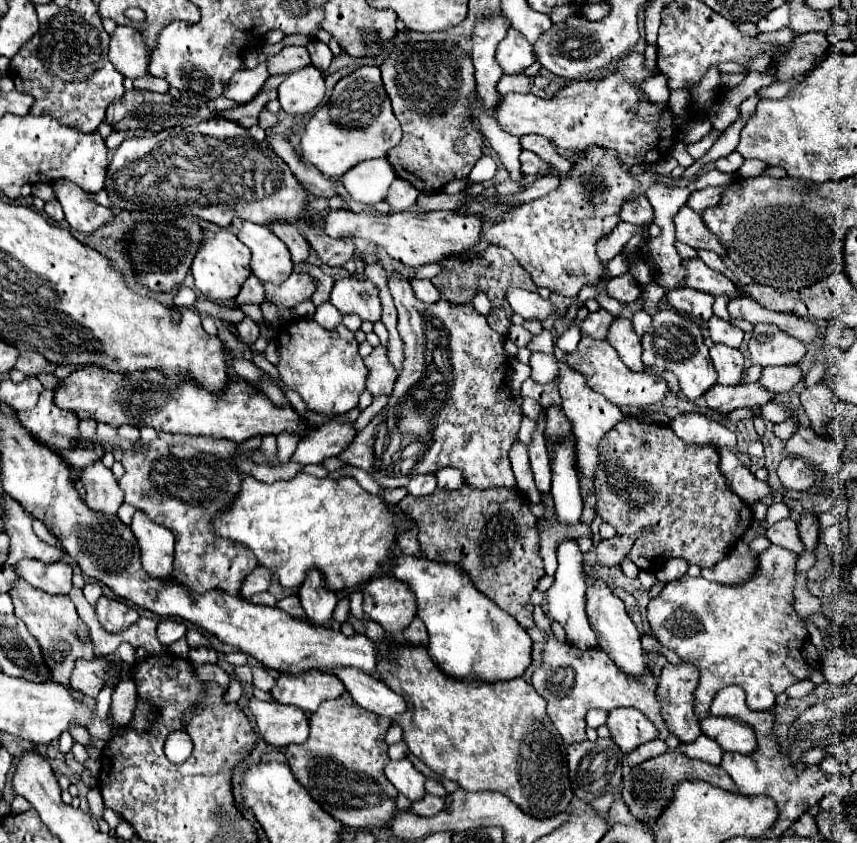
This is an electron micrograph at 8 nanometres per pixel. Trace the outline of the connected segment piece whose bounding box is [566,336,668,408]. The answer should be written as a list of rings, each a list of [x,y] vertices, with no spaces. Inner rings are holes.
[[[582,336],[578,348],[566,354],[566,362],[586,378],[586,384],[602,394],[606,400],[616,404],[618,408],[644,408],[658,404],[668,394],[668,384],[656,374],[650,372],[632,372],[616,354],[616,350],[606,340],[594,340],[590,336]]]

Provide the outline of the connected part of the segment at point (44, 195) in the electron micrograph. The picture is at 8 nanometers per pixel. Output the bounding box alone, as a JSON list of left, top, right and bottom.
[32,184,54,202]

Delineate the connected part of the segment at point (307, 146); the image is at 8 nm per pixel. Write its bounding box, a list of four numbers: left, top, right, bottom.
[302,66,402,176]

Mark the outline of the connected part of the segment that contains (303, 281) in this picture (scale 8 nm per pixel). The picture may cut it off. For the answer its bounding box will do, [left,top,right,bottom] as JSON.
[264,274,316,308]

